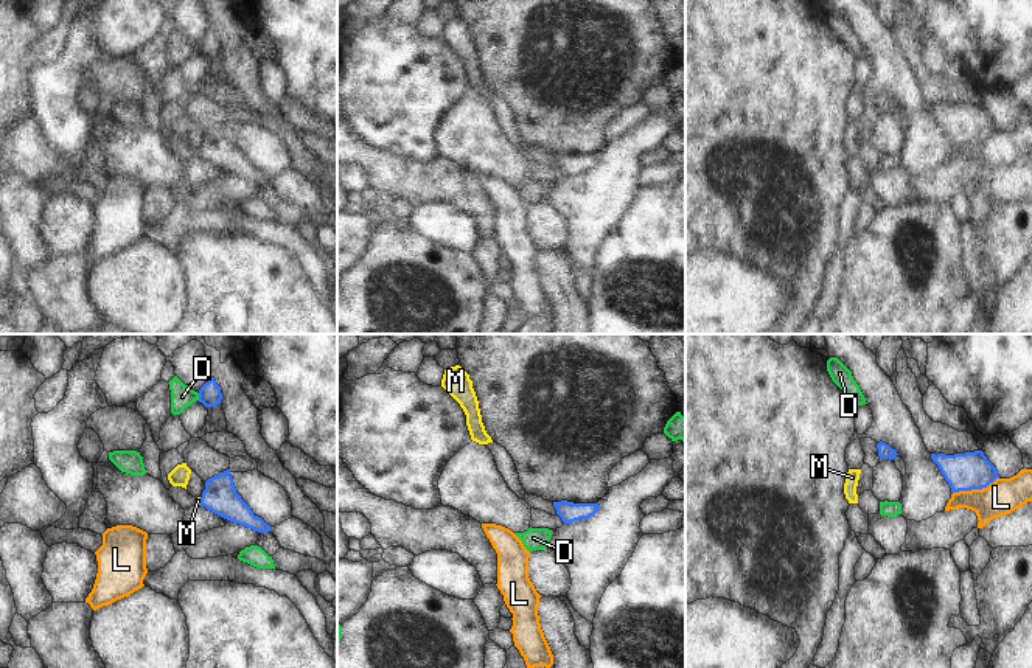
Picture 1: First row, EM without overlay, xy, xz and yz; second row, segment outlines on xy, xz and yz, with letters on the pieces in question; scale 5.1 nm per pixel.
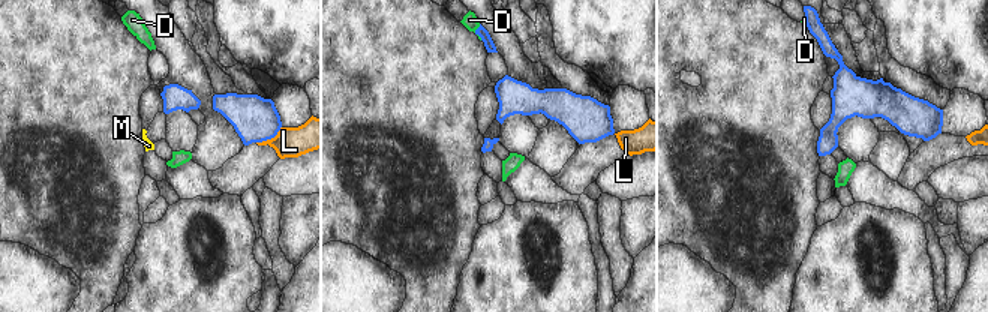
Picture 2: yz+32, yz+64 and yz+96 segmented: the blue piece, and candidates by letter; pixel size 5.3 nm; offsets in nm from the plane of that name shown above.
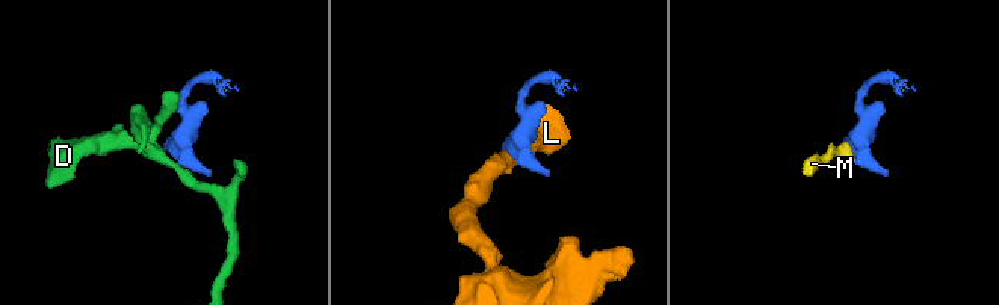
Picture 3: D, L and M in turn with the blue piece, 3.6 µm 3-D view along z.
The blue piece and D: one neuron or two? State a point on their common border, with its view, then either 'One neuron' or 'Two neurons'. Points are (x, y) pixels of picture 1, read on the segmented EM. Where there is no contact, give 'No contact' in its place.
Touches blue at xy (199, 396). Two neurons

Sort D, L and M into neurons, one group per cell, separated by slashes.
D / L / M

